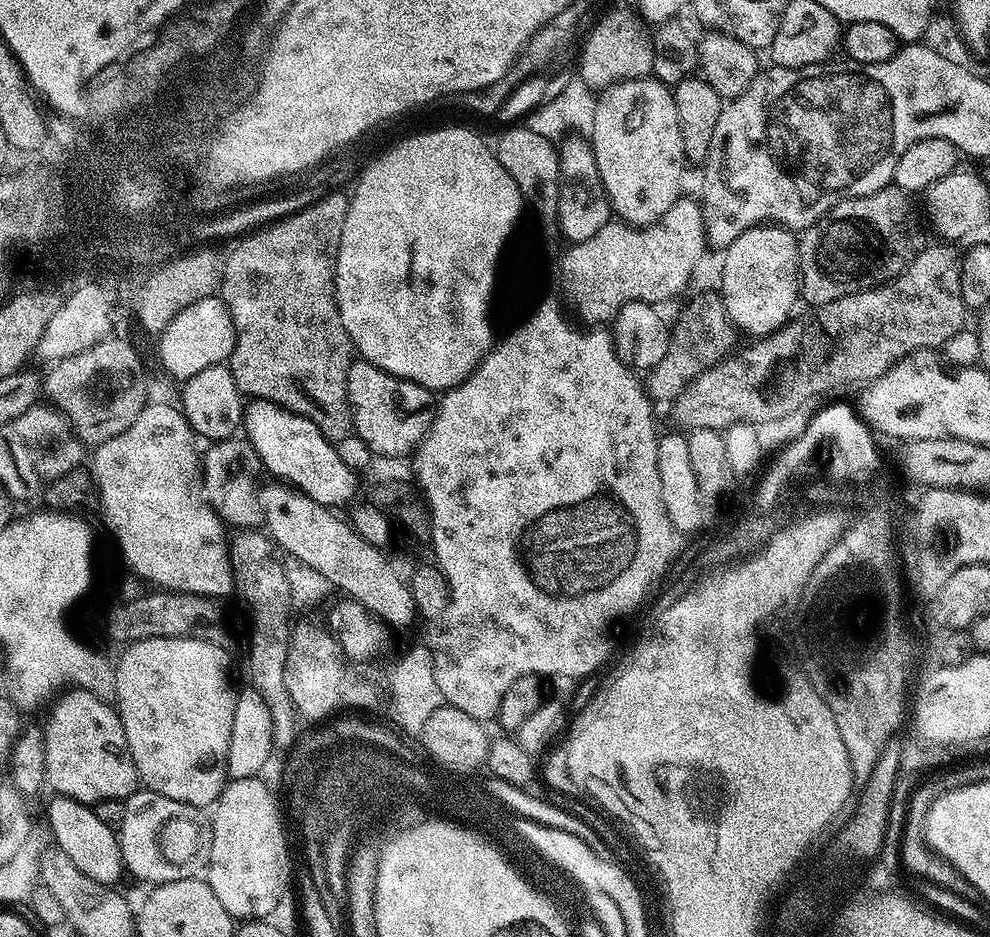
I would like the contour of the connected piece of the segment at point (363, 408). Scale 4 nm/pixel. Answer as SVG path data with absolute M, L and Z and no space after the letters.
M353 359L348 371L348 404L352 407L352 426L354 435L362 438L362 442L366 442L366 446L371 450L373 457L404 456L408 451L409 455L428 435L432 419L436 417L437 403L438 400L433 389L424 388L412 380L398 378L394 374L374 366L369 360Z

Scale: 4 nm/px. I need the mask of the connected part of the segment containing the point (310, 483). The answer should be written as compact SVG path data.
M252 398L244 410L242 432L255 450L257 461L264 463L277 481L305 492L314 502L337 506L355 494L357 473L338 458L335 443L326 439L310 418L269 400Z

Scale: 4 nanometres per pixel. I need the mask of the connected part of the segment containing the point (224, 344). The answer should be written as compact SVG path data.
M219 295L207 296L186 306L159 333L160 364L177 382L194 378L198 370L206 370L215 364L223 364L234 350L236 331L228 313L228 307Z

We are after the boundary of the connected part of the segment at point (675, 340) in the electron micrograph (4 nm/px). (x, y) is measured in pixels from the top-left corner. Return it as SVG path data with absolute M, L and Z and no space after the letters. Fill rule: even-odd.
M719 291L698 293L685 306L684 313L676 320L676 325L674 323L671 325L668 349L666 354L662 354L662 362L647 369L648 399L653 402L661 400L664 406L671 405L672 401L678 399L688 386L696 381L698 374L719 364L733 351L732 343L735 342L736 336L738 337L737 329L726 314Z

